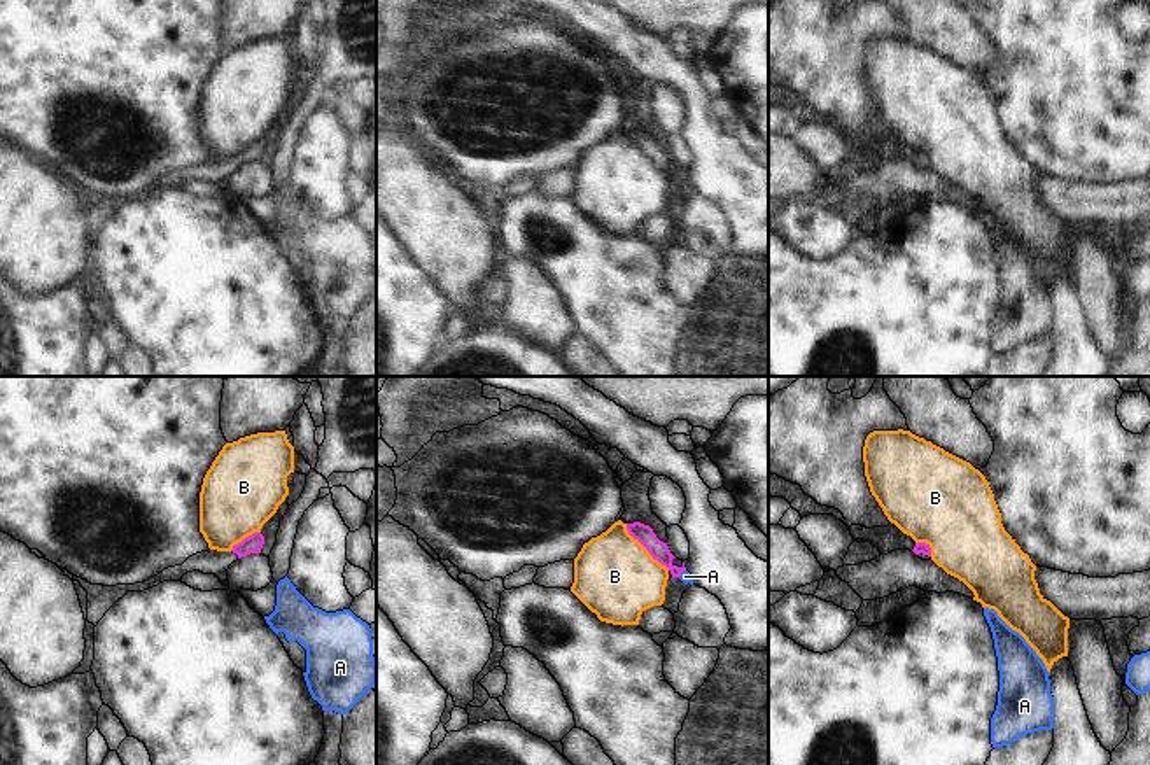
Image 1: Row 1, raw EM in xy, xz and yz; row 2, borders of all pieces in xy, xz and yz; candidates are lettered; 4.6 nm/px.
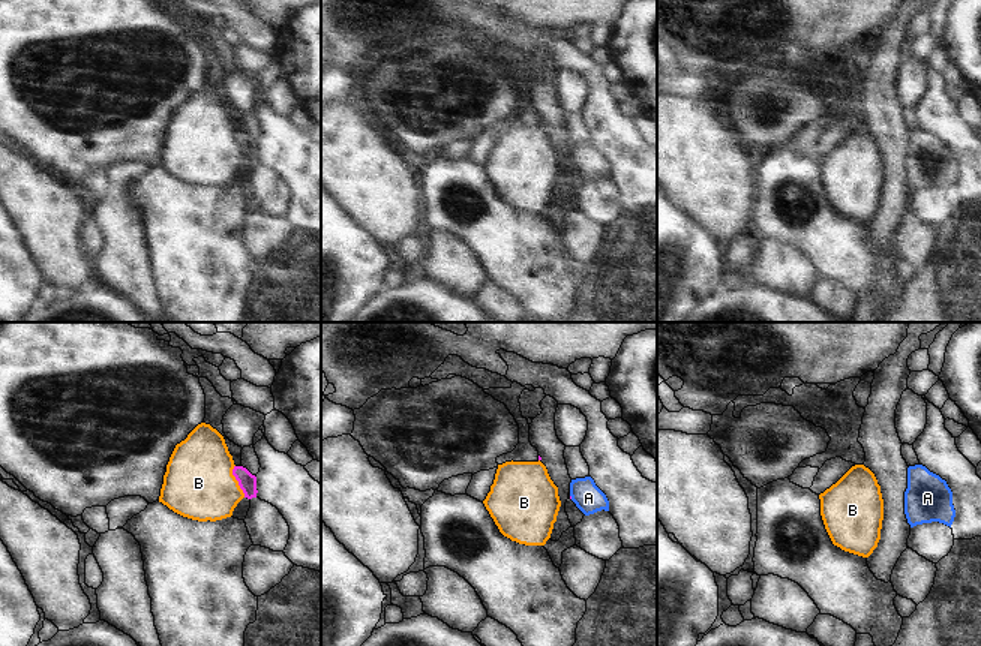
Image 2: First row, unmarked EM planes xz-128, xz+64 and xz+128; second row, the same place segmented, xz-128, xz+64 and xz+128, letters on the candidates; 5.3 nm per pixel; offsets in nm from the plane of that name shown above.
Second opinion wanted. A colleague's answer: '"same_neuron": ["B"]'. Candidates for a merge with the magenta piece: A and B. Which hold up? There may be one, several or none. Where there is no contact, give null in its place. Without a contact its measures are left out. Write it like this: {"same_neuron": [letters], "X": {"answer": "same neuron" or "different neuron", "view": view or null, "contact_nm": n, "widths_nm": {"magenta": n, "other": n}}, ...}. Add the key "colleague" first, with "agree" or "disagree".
{"colleague": "disagree", "same_neuron": [], "A": {"answer": "different neuron", "view": "xz", "contact_nm": 50, "widths_nm": {"magenta": 90, "other": 50}}, "B": {"answer": "different neuron", "view": "xz", "contact_nm": 300, "widths_nm": {"magenta": 90, "other": 380}}}

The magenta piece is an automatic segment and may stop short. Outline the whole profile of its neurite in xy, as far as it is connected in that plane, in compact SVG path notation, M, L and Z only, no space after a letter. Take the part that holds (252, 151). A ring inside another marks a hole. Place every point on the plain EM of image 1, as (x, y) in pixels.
M254 140L252 144L245 145L242 151L233 154L233 161L238 163L238 166L247 165L250 161L261 161L261 156L264 152L264 144L261 140Z

